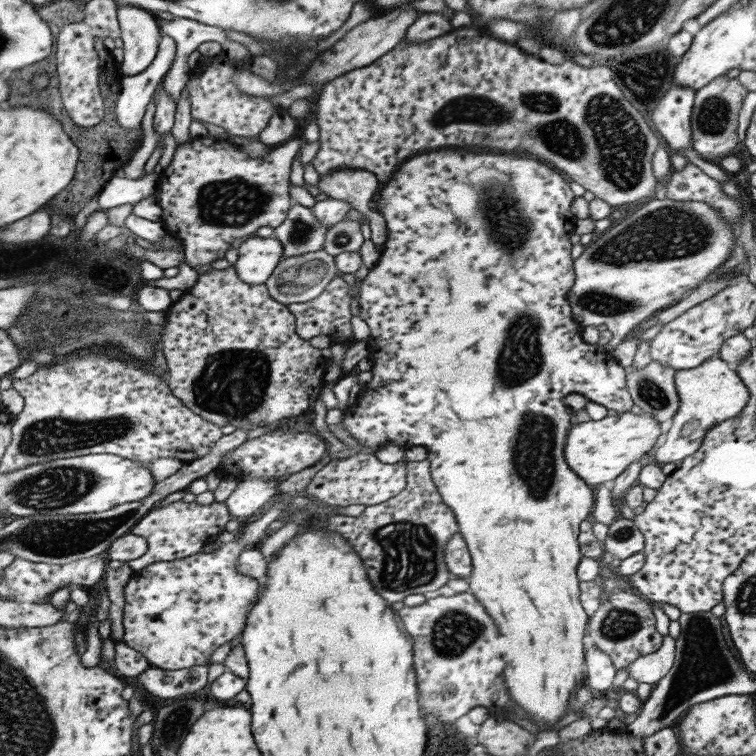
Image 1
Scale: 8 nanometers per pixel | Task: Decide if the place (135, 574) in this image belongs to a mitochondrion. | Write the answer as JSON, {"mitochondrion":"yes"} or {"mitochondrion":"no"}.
{"mitochondrion":"no"}

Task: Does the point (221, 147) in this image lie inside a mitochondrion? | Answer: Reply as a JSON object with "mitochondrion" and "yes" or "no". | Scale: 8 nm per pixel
{"mitochondrion":"no"}

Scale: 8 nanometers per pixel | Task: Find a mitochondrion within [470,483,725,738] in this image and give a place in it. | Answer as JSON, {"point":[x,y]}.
{"point":[619,624]}

